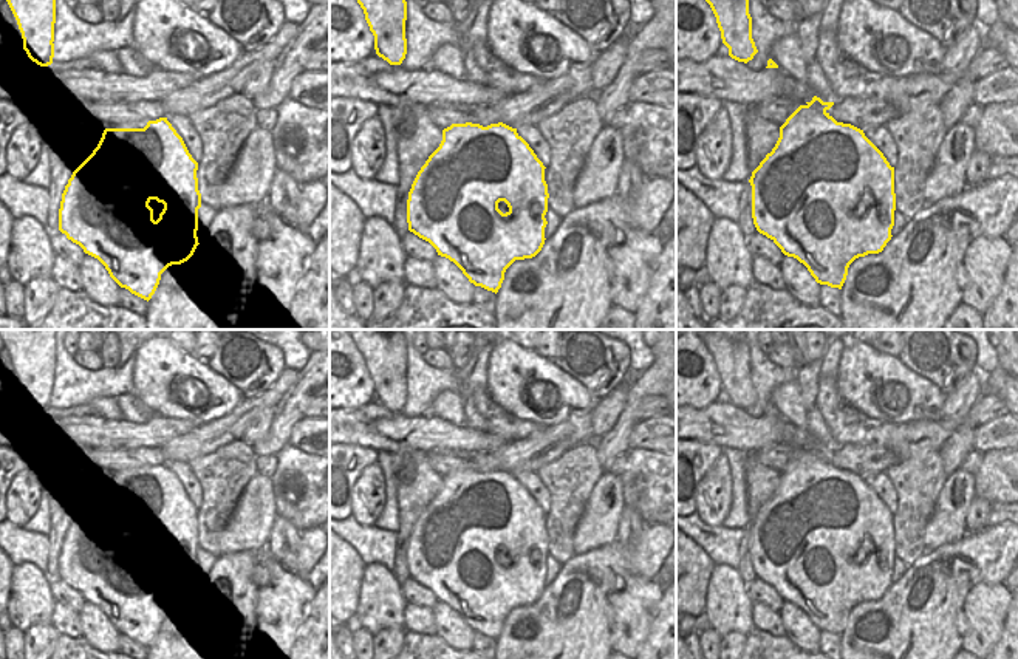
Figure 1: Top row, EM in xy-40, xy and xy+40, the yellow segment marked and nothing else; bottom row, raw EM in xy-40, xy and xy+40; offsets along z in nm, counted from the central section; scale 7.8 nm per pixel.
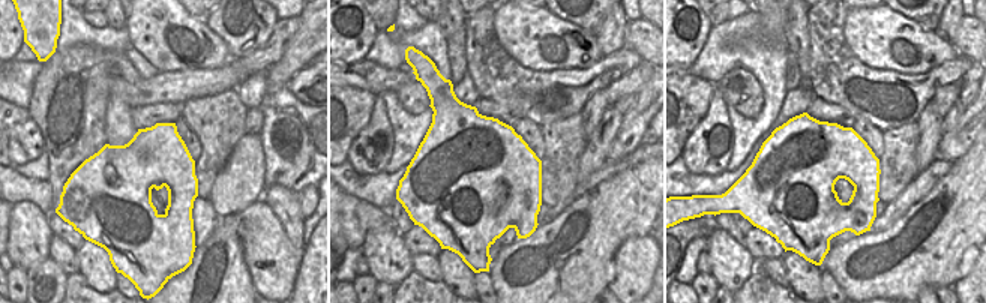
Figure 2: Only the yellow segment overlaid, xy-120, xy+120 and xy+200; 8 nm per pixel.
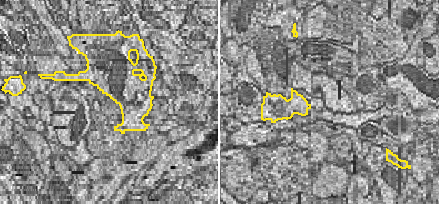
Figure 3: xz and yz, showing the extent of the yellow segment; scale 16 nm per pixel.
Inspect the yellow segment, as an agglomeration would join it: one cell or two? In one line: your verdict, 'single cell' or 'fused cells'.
single cell

